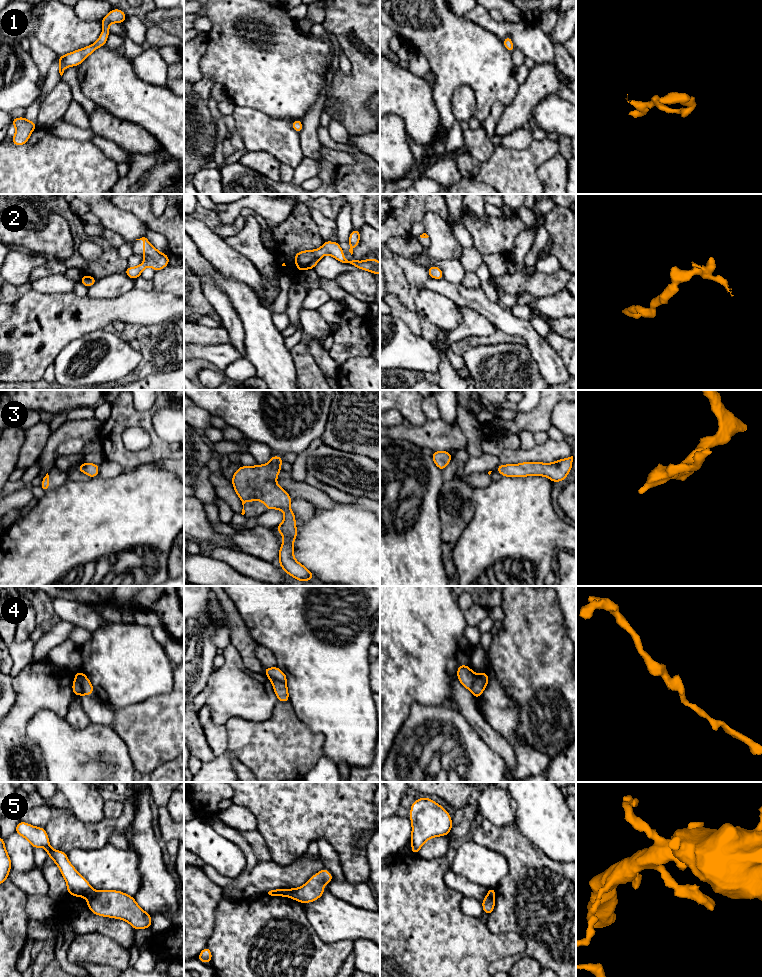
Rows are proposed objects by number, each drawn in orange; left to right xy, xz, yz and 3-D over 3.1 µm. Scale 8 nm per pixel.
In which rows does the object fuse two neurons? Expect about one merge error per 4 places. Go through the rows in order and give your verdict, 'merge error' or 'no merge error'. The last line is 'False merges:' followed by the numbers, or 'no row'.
1: no merge error
2: no merge error
3: no merge error
4: no merge error
5: merge error
False merges: 5

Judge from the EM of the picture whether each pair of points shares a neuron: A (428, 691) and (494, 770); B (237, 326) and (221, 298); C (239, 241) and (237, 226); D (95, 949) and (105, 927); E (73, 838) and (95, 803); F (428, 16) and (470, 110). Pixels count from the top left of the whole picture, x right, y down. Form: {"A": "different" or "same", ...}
{"A": "different", "B": "same", "C": "different", "D": "different", "E": "different", "F": "different"}

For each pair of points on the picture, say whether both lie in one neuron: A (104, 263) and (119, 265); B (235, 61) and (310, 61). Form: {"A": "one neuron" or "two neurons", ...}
{"A": "one neuron", "B": "one neuron"}

